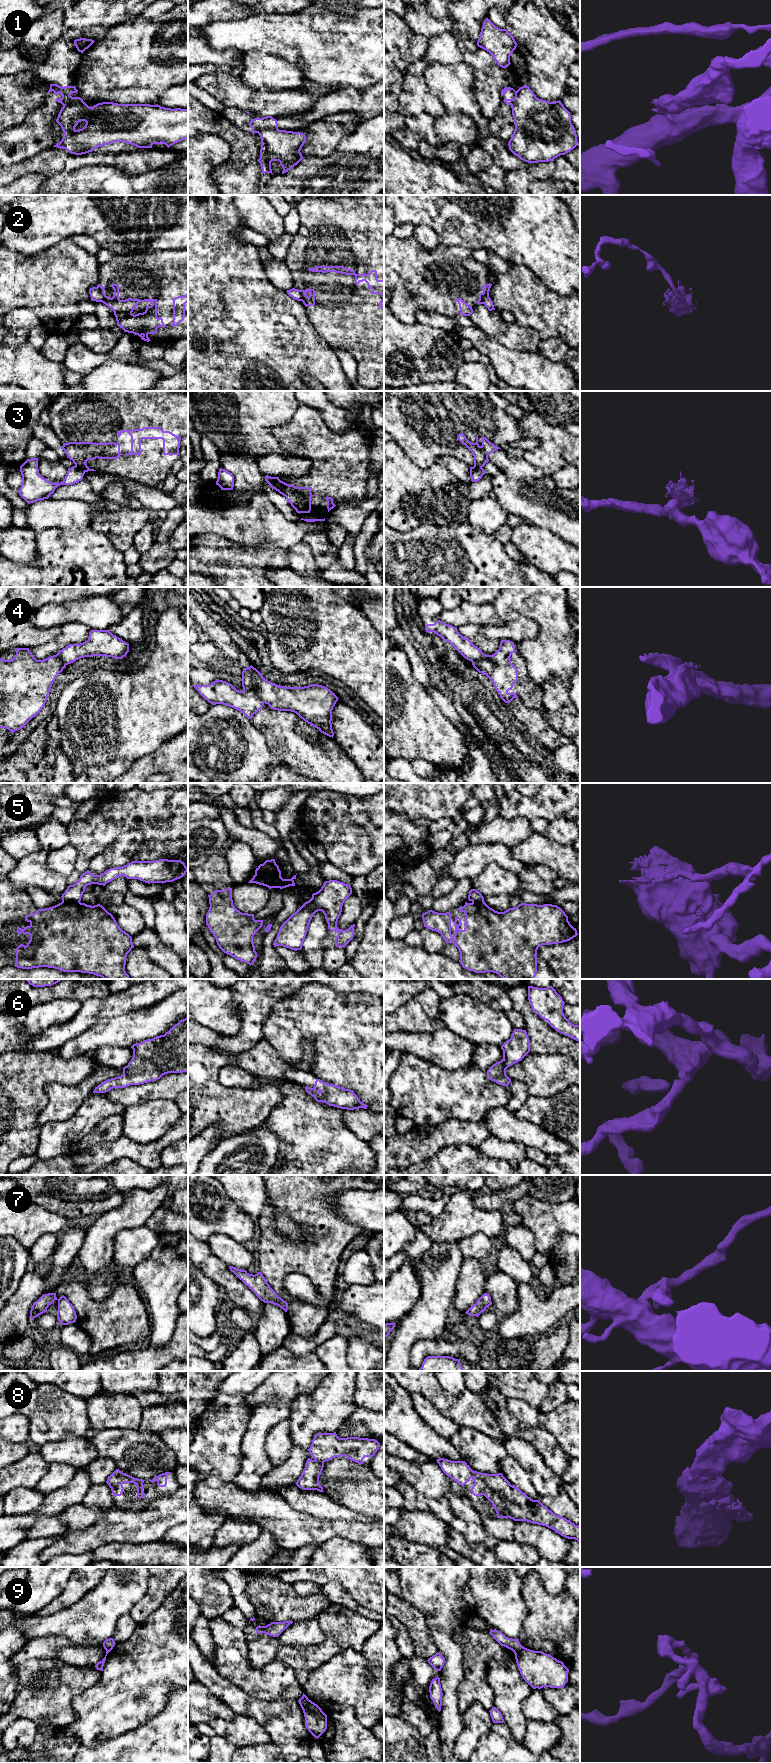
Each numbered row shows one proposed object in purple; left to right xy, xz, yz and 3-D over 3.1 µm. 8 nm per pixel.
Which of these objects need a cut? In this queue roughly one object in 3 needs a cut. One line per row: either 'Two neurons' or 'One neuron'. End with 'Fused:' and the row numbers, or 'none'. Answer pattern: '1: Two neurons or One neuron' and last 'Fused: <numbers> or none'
1: Two neurons
2: Two neurons
3: Two neurons
4: Two neurons
5: Two neurons
6: One neuron
7: One neuron
8: One neuron
9: One neuron
Fused: 1, 2, 3, 4, 5

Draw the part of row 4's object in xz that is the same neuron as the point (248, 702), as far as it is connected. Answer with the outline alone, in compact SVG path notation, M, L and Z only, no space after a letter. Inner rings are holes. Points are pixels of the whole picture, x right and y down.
M243 668L241 681L242 691L223 680L216 680L209 685L194 685L194 688L212 705L223 704L232 707L251 719L263 708L264 702L257 694L248 668Z

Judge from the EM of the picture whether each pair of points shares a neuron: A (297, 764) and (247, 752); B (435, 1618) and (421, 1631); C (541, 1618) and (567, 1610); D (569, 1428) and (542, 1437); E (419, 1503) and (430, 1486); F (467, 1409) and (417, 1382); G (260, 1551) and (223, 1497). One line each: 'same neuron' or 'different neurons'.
A: different neurons
B: different neurons
C: same neuron
D: different neurons
E: different neurons
F: same neuron
G: different neurons

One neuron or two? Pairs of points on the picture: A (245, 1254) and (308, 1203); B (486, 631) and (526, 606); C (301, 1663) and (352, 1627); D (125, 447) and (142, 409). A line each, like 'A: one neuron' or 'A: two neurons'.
A: two neurons
B: two neurons
C: one neuron
D: one neuron

